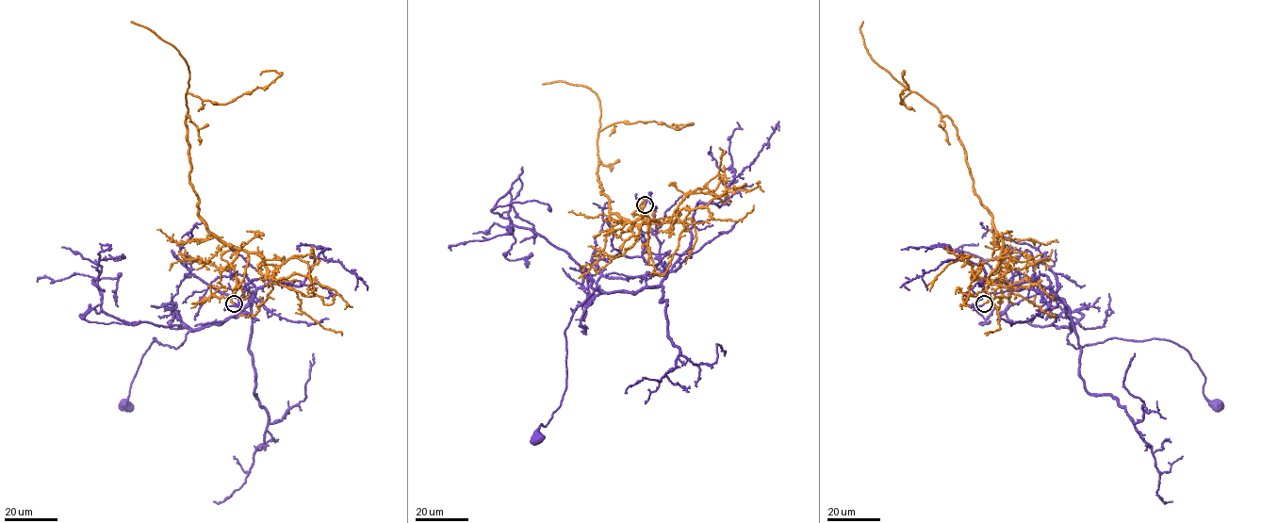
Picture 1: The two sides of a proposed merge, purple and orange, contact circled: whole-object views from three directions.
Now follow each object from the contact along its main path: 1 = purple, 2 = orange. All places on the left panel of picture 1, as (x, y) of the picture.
1: (234, 302), (236, 306), (244, 289), (253, 295), (236, 317), (191, 329), (176, 349), (154, 338), (124, 404)
2: (234, 302), (230, 297), (248, 254), (218, 240), (199, 215), (185, 95), (226, 104), (279, 75), (261, 74)

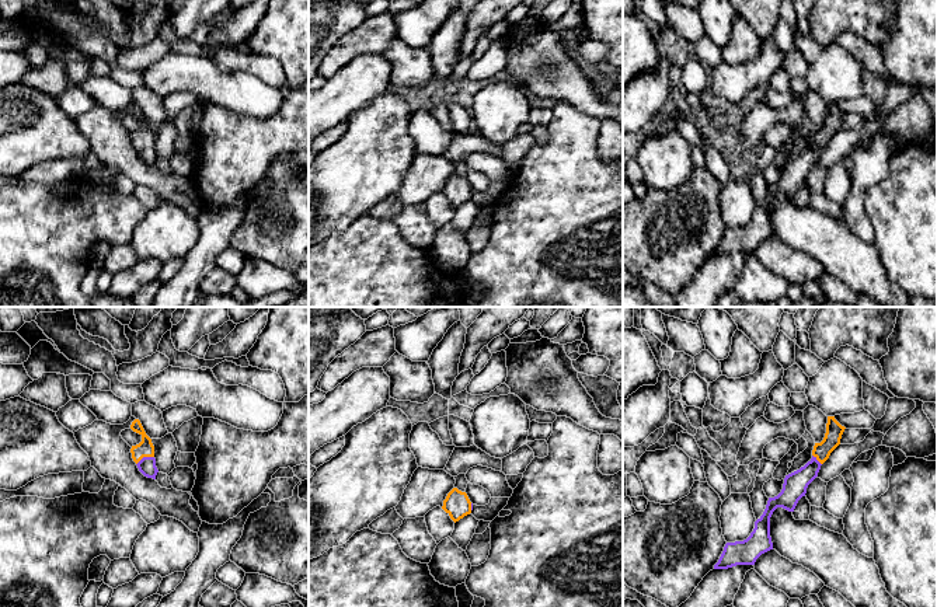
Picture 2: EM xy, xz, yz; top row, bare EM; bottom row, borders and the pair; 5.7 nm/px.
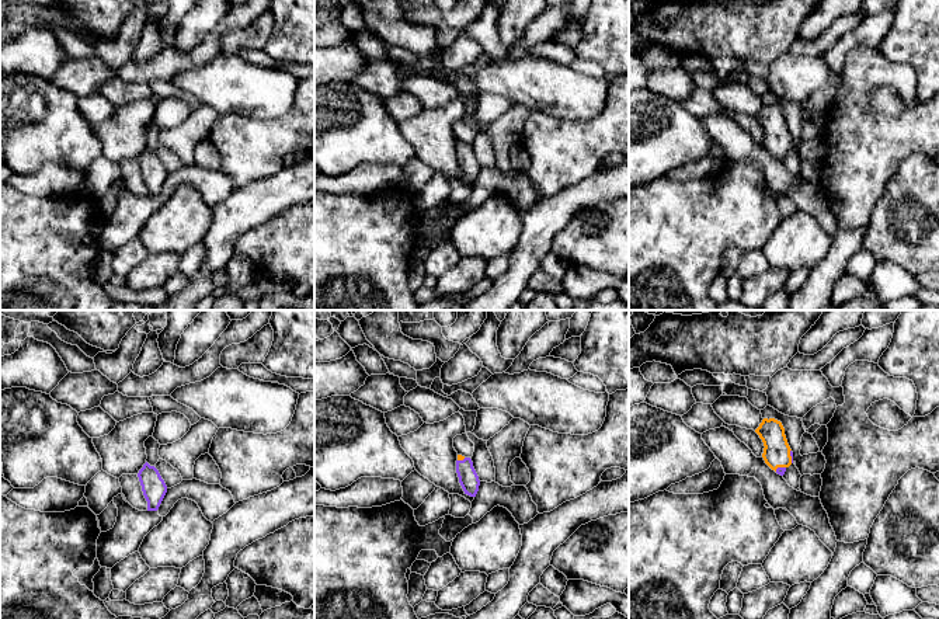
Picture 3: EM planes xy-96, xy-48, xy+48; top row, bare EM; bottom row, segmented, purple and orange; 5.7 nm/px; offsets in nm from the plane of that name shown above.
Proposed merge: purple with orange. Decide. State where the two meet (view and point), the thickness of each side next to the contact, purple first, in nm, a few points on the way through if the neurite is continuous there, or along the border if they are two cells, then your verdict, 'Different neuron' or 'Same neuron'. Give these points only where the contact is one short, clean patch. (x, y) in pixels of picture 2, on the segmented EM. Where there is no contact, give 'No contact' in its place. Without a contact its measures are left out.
Touches purple at xy (145, 457). Thickness 100 nm (purple) against 100 nm. Different neuron

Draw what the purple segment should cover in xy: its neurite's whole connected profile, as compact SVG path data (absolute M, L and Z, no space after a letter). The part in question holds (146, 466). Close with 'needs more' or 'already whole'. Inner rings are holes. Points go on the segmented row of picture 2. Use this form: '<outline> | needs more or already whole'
M143 457L136 465L144 477L156 479L159 470L154 457Z | already whole

